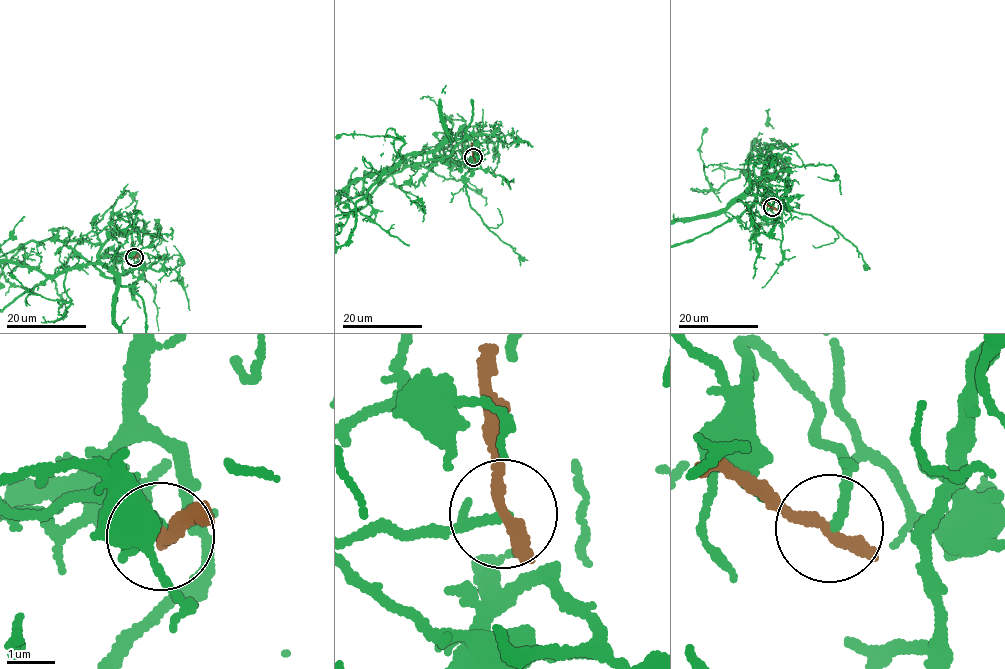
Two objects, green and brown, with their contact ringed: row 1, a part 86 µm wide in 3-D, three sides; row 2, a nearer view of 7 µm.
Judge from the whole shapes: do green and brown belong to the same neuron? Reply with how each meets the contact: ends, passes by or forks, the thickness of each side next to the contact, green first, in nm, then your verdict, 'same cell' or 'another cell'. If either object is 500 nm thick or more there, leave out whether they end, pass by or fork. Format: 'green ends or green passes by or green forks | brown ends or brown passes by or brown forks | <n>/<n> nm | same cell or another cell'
green ends | brown ends | 200/360 nm | another cell

